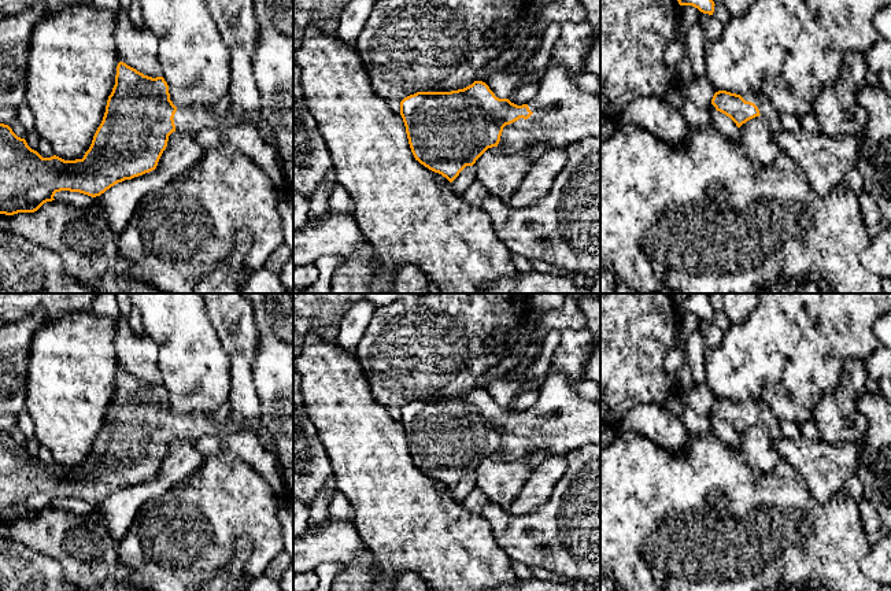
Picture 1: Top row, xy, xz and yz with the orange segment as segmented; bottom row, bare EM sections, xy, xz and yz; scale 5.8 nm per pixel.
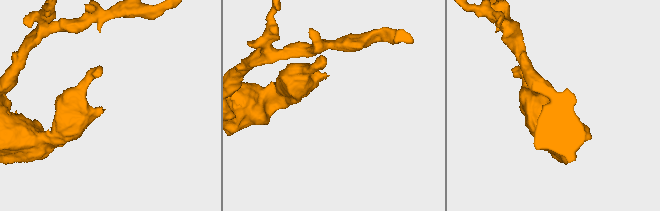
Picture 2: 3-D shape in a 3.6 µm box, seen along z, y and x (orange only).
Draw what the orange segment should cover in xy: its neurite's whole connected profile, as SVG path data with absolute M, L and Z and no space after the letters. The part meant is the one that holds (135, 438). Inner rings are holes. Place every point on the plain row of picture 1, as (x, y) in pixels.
M119 369L103 428L82 466L64 468L56 462L42 465L8 432L0 431L0 521L34 520L44 510L55 507L55 500L60 498L100 503L118 490L155 477L173 439L228 436L243 428L232 418L219 424L212 420L212 413L177 415L170 407L169 392L163 384L144 383Z

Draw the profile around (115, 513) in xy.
M173 439L155 477L115 491L95 505L92 516L119 542L144 505L189 477L203 461L204 455L195 447L195 440Z

